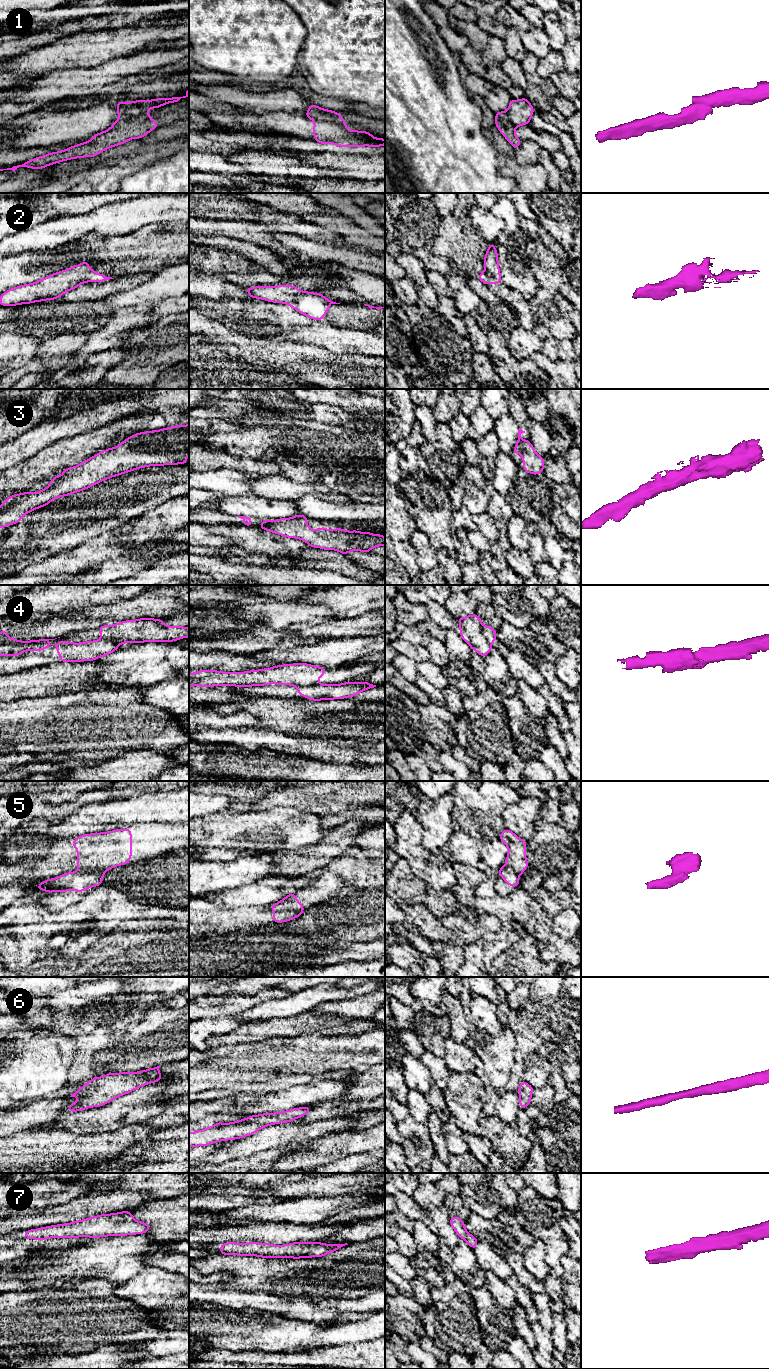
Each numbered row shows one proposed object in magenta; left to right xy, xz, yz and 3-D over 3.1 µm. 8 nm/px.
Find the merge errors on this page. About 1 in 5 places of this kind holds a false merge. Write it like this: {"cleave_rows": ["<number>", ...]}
{"cleave_rows": ["1", "4", "5"]}

